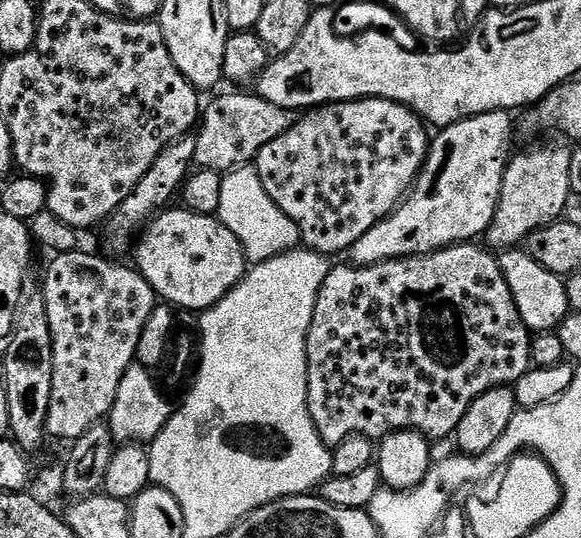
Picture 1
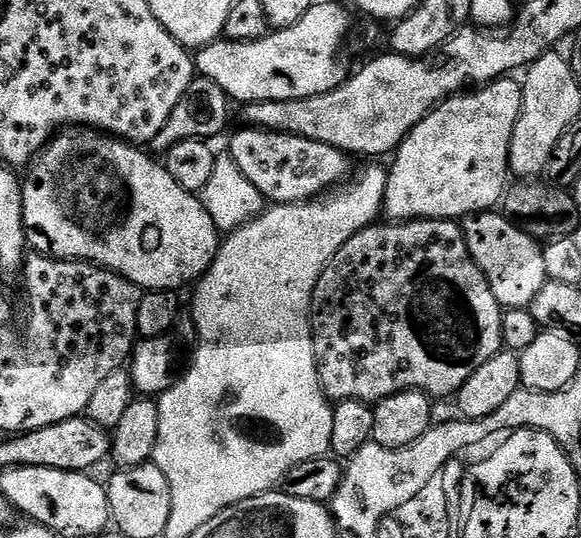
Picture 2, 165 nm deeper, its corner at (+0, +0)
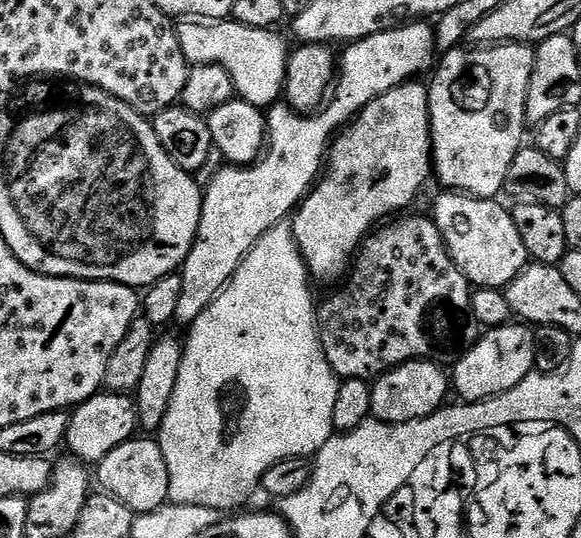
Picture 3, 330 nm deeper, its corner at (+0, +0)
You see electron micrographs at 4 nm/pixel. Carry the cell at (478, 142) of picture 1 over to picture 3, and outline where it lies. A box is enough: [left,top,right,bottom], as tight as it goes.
[428,44,536,200]

